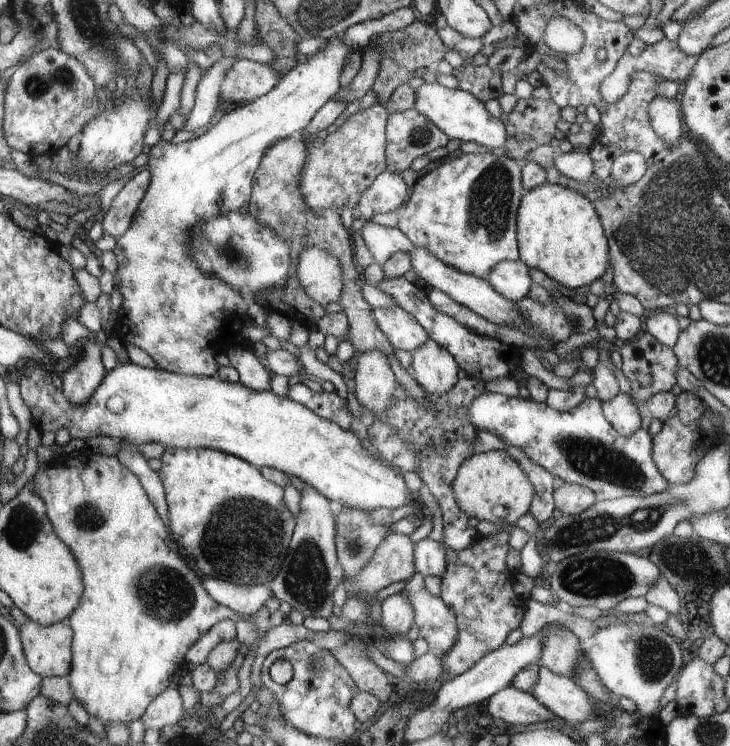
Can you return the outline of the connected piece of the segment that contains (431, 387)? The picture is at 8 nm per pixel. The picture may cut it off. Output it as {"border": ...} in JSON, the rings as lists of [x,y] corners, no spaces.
{"border":[[[428,340],[418,346],[412,355],[412,366],[408,372],[417,378],[426,393],[448,394],[458,384],[458,364],[449,349],[442,348],[437,341]]]}

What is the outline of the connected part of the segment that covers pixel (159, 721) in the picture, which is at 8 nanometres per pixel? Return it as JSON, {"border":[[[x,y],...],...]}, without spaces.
{"border":[[[178,687],[166,688],[150,702],[148,708],[144,711],[141,721],[145,730],[154,728],[162,729],[166,726],[178,724],[186,714],[182,704],[182,698]]]}

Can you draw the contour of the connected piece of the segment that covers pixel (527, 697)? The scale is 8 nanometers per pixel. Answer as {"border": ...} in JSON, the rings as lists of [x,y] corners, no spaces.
{"border":[[[512,685],[499,690],[486,702],[488,714],[508,724],[528,726],[555,718],[555,715],[546,706],[542,706],[533,694],[518,690]]]}

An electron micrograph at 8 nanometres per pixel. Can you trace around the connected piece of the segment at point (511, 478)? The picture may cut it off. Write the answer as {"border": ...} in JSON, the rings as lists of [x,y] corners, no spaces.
{"border":[[[490,451],[473,454],[460,464],[452,482],[454,498],[470,519],[487,520],[494,524],[516,523],[520,516],[530,512],[530,504],[536,496],[536,484],[524,474],[520,464],[506,452]]]}

